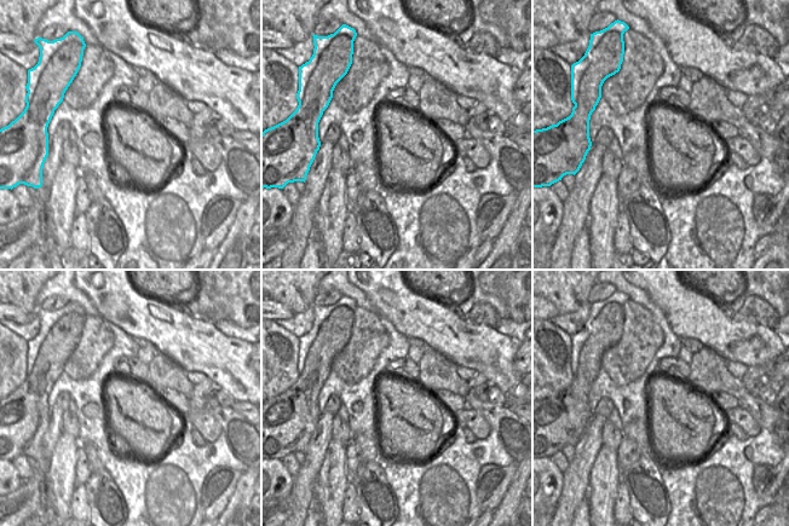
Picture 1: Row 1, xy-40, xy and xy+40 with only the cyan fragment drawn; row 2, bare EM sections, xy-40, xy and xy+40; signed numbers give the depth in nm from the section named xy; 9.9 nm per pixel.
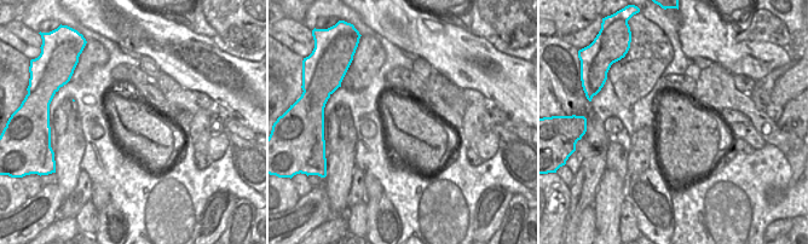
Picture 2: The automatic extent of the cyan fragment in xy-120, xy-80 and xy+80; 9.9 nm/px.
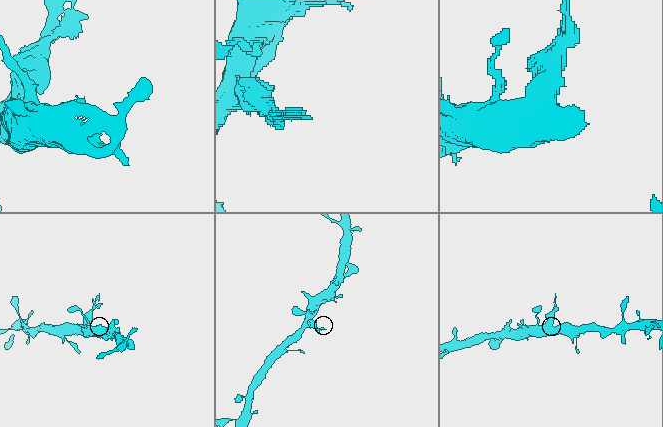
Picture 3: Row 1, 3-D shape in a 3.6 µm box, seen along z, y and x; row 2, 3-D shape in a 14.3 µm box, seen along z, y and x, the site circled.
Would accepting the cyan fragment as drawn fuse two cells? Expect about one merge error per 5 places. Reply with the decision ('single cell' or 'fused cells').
fused cells

